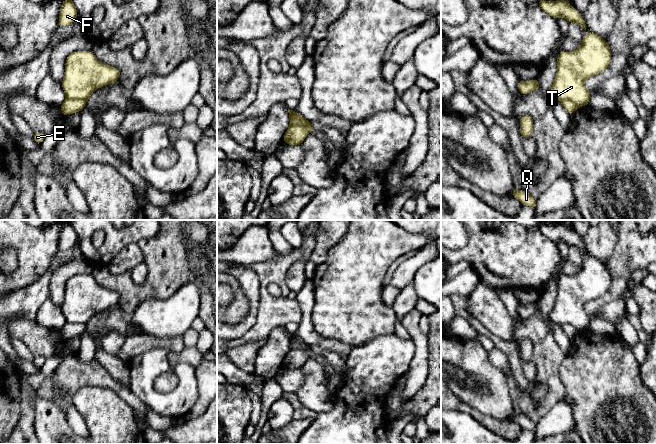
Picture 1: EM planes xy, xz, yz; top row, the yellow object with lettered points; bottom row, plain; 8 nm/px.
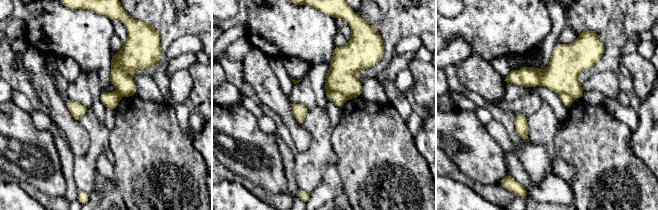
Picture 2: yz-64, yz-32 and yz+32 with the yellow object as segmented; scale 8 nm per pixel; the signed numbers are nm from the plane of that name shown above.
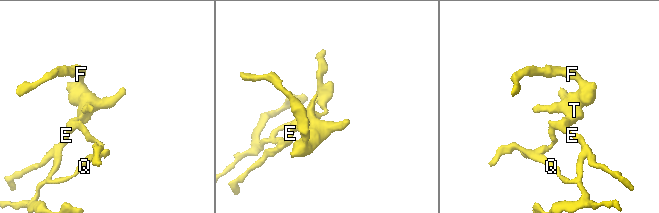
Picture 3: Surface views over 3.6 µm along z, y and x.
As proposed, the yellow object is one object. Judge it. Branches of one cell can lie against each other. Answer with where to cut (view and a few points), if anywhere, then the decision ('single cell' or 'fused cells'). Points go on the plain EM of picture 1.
cut xy (66, 322), (83, 323), (85, 325); fused cells

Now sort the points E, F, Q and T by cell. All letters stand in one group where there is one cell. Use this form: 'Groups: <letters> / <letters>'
Groups: E Q / F T

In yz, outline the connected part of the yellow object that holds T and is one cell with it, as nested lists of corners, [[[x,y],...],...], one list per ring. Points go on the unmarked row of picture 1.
[[[587,255],[580,270],[574,276],[561,275],[558,278],[557,297],[550,312],[551,321],[560,325],[571,324],[577,331],[589,329],[591,317],[584,310],[584,305],[603,296],[610,289],[611,283],[611,273],[607,264],[594,256]]]

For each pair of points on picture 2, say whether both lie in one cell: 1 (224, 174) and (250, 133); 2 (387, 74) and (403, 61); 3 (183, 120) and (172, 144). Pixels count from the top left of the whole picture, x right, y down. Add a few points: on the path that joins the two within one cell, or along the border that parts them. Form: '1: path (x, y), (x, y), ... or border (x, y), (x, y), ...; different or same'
1: border (222, 163), (235, 174), (248, 179); different
2: path (391, 71), (399, 63); same
3: border (173, 107), (180, 128), (192, 141); different

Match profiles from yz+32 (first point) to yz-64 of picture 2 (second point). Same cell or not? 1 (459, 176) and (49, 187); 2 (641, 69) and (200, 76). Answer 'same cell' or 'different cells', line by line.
1: different cells
2: same cell

